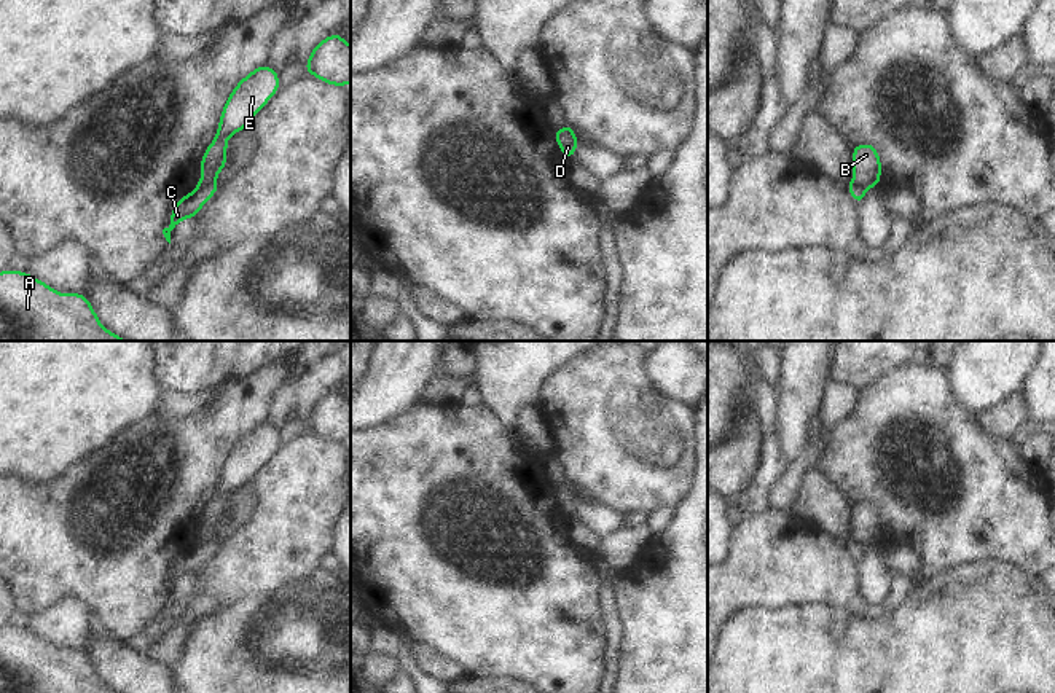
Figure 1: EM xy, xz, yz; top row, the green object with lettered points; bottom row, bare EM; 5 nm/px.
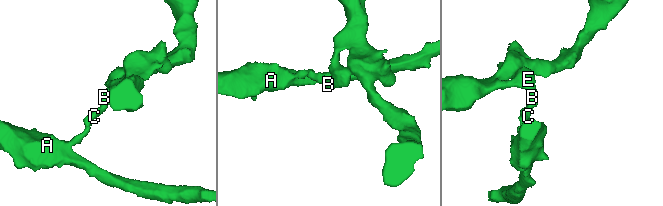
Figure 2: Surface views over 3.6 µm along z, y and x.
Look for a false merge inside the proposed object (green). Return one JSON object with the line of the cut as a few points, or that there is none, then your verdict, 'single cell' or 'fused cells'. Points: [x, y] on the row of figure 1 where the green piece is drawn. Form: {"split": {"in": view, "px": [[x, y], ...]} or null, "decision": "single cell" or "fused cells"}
{"split": {"in": "xy", "px": [[215, 179], [198, 185]]}, "decision": "fused cells"}

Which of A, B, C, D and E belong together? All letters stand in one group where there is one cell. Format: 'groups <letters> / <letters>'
groups A C / B D E

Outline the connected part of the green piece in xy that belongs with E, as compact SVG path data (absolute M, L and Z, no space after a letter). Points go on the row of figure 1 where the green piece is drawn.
M268 64L239 80L222 108L215 137L199 161L201 180L198 185L217 180L217 175L226 167L228 139L249 127L252 118L279 89L279 73Z

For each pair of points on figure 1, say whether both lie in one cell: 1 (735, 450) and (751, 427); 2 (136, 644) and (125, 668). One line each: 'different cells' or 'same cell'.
1: same cell
2: different cells

